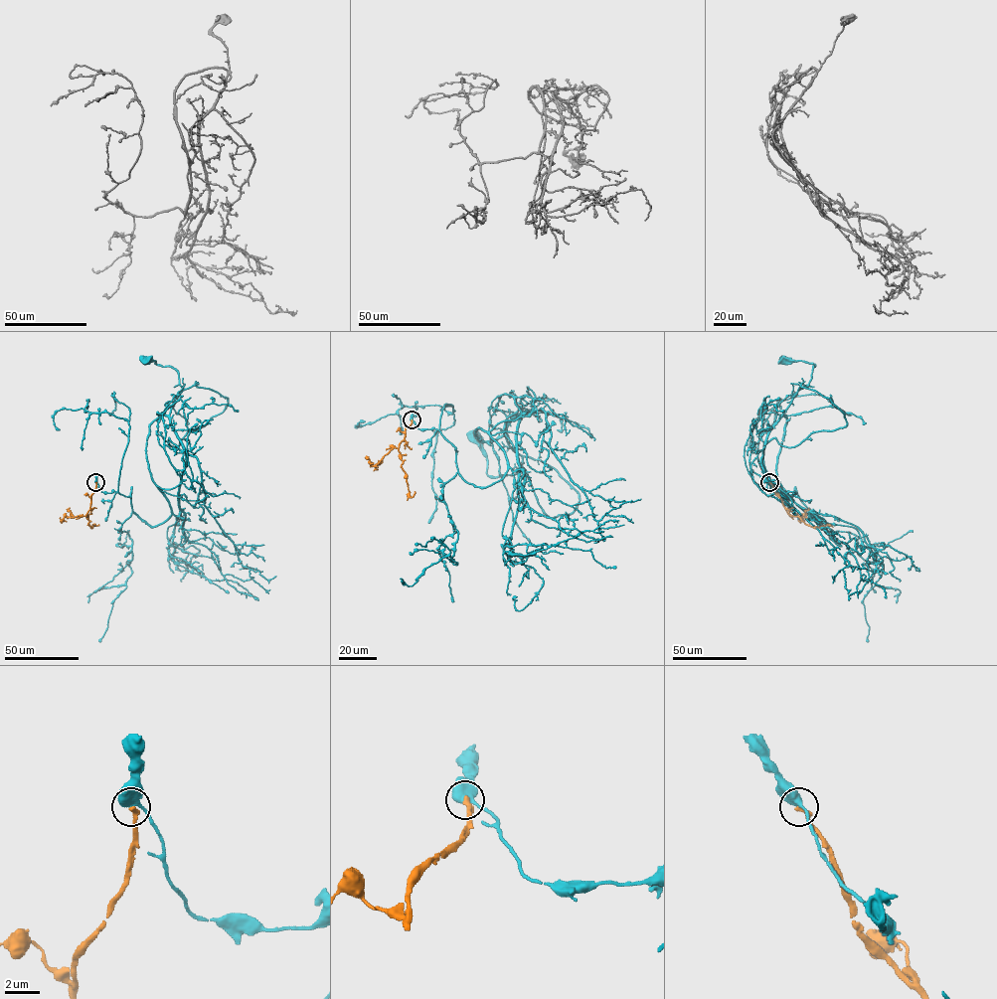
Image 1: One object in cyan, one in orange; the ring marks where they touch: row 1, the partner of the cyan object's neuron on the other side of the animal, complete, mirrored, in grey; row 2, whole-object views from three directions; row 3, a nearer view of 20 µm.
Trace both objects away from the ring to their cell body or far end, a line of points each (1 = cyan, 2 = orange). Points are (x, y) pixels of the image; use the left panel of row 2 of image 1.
1: (95, 482), (131, 488), (152, 526), (181, 511), (169, 414), (183, 387), (145, 359)
2: (95, 482), (85, 516), (90, 527), (98, 524)

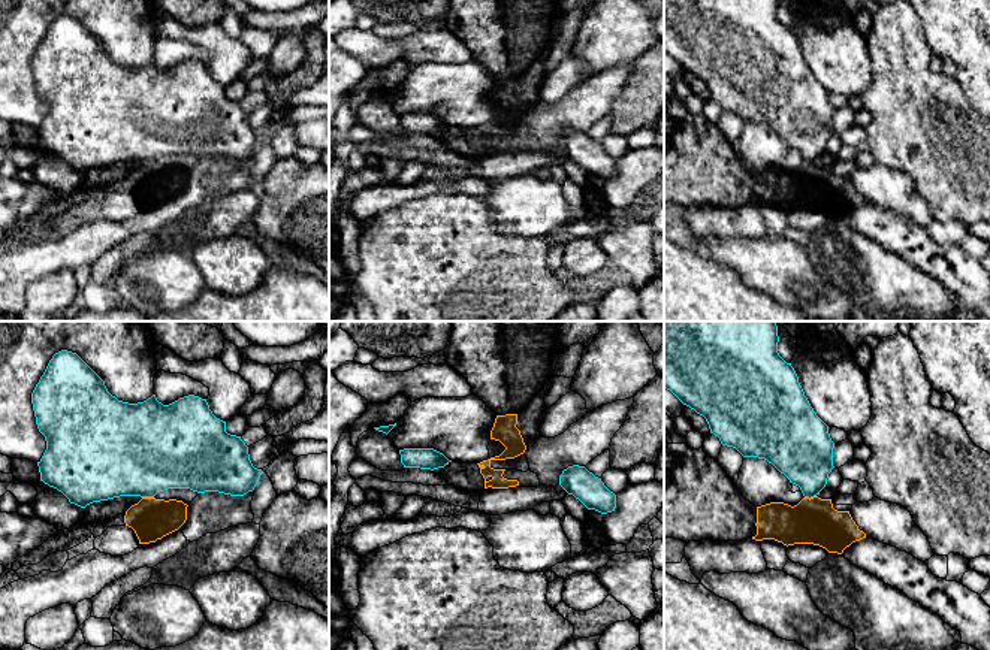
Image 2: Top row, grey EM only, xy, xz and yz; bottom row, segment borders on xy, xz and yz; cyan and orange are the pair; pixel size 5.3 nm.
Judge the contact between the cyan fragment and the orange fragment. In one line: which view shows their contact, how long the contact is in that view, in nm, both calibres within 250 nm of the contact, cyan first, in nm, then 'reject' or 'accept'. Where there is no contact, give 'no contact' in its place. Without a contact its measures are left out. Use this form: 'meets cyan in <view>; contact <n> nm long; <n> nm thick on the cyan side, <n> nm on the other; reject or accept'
meets cyan in xy; contact 60 nm long; 480 nm thick on the cyan side, 220 nm on the other; reject

